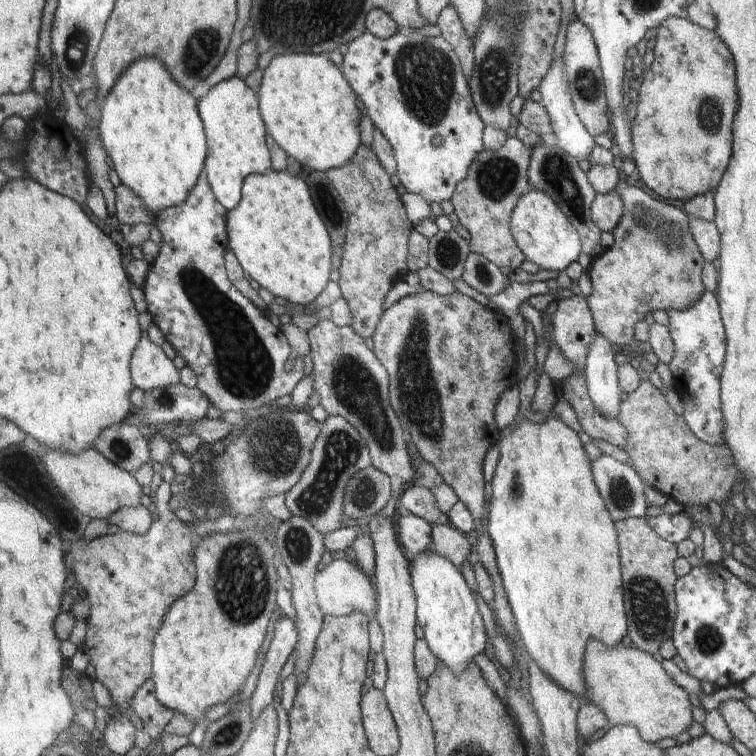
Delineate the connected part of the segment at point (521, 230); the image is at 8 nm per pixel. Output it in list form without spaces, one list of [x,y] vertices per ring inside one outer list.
[[[530,188],[514,208],[511,215],[511,232],[518,248],[526,256],[526,260],[533,262],[540,269],[562,272],[572,262],[577,262],[581,250],[581,239],[574,226],[570,224],[568,216],[560,210],[560,206],[542,190]]]

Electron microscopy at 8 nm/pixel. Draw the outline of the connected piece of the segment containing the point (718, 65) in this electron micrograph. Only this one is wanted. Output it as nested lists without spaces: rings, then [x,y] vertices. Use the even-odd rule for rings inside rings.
[[[688,18],[664,20],[655,38],[654,62],[644,74],[638,92],[638,110],[632,121],[634,164],[640,173],[639,178],[657,196],[686,202],[716,191],[732,158],[732,126],[738,110],[736,64],[728,46],[715,31],[706,30]]]

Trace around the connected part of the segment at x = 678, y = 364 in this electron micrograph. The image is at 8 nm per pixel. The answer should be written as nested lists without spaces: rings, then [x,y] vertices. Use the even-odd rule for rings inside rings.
[[[705,291],[701,300],[690,308],[668,310],[668,317],[667,328],[674,344],[674,356],[668,366],[674,378],[674,388],[682,398],[686,425],[706,444],[724,444],[720,388],[727,340],[715,292]]]

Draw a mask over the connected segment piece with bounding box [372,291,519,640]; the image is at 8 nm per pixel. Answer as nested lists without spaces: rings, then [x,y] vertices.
[[[422,291],[418,292],[418,294],[408,295],[405,298],[402,298],[402,300],[398,300],[398,302],[396,302],[393,306],[390,306],[390,308],[386,309],[378,322],[378,326],[376,326],[374,335],[372,336],[372,341],[374,342],[374,344],[372,344],[372,346],[374,346],[374,348],[372,348],[372,352],[374,352],[374,355],[378,358],[380,364],[382,364],[384,369],[387,371],[389,377],[390,404],[392,404],[392,409],[396,412],[396,416],[400,418],[402,426],[404,426],[407,433],[407,439],[411,439],[412,442],[414,442],[414,446],[416,446],[416,450],[418,450],[418,454],[420,454],[421,459],[426,460],[426,462],[429,462],[432,466],[434,466],[434,468],[436,468],[438,474],[444,478],[444,483],[447,483],[448,486],[454,490],[456,497],[468,508],[468,512],[470,512],[472,516],[472,520],[474,521],[474,531],[478,534],[476,537],[477,544],[474,548],[476,549],[476,556],[479,558],[478,562],[486,568],[488,578],[490,578],[490,580],[492,580],[492,584],[494,584],[494,598],[492,598],[490,607],[493,610],[498,626],[504,630],[506,637],[511,637],[511,640],[515,637],[518,638],[519,631],[510,604],[508,603],[508,598],[506,597],[506,590],[504,589],[502,578],[500,577],[500,572],[498,571],[496,563],[493,543],[488,535],[488,532],[486,531],[486,525],[483,524],[482,515],[484,512],[485,501],[489,496],[483,474],[486,454],[493,446],[489,429],[496,428],[493,413],[495,412],[496,404],[498,403],[502,392],[504,392],[507,387],[512,387],[518,381],[518,352],[515,350],[517,338],[518,337],[515,335],[513,329],[508,325],[506,318],[497,310],[482,306],[482,304],[475,302],[472,298],[464,296],[464,294],[460,292],[454,292],[454,294],[450,294],[450,296],[439,296],[431,291]]]

